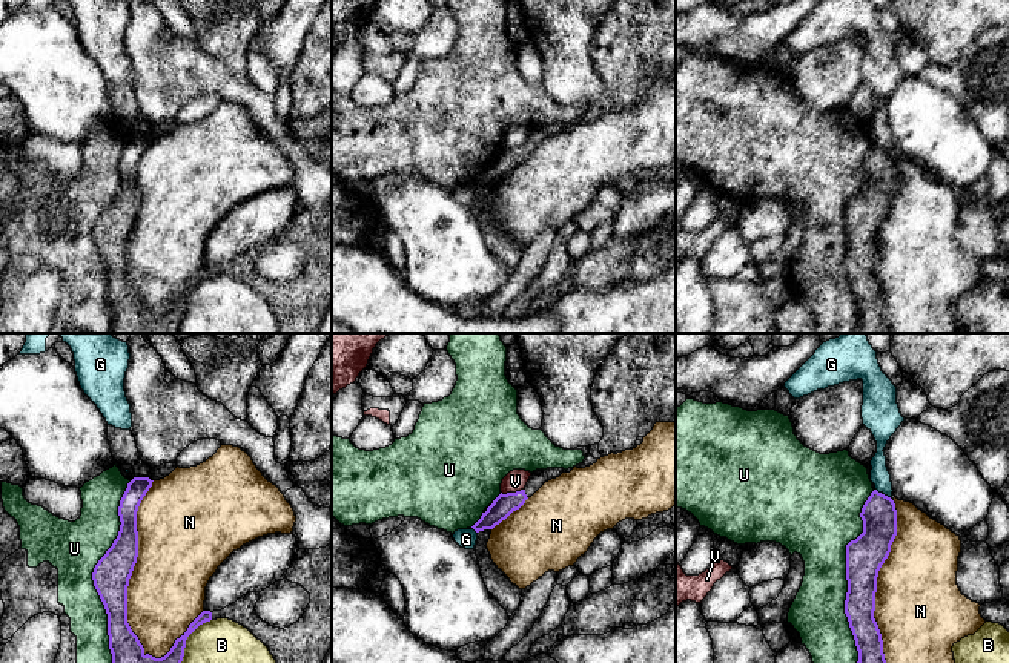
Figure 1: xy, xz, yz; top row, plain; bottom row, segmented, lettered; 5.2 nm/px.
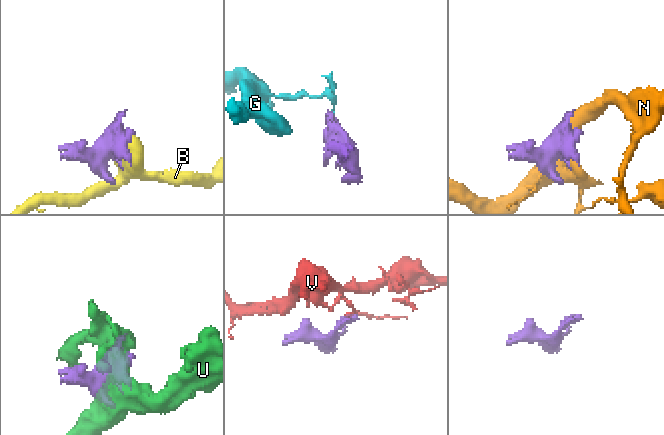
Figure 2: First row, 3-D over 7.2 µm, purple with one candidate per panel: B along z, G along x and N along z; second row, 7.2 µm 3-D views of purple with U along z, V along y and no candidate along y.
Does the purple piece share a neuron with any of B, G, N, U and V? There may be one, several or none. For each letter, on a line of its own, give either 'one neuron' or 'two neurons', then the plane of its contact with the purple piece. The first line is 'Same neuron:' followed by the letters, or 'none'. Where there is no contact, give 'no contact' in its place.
Same neuron: none
B: two neurons; meets purple in xy
G: two neurons; meets purple in yz
N: two neurons; meets purple in xy
U: two neurons; meets purple in xy
V: two neurons; meets purple in xz

